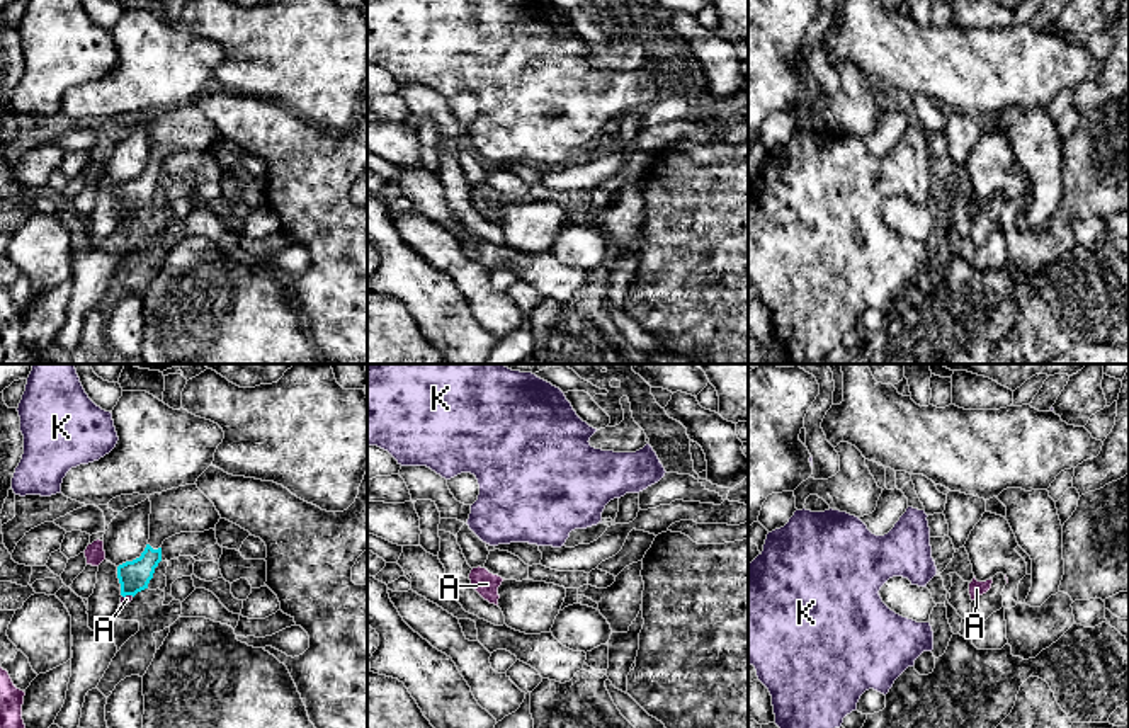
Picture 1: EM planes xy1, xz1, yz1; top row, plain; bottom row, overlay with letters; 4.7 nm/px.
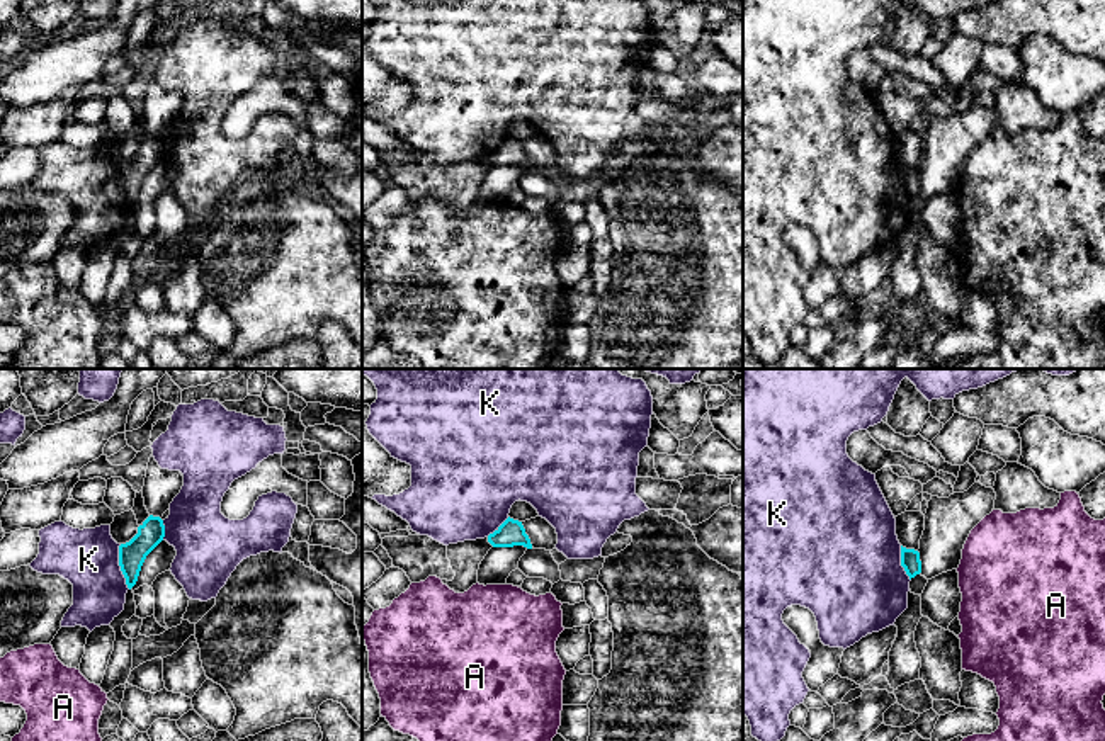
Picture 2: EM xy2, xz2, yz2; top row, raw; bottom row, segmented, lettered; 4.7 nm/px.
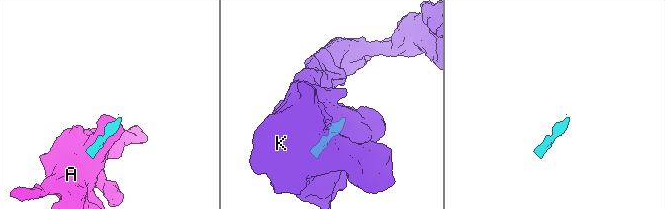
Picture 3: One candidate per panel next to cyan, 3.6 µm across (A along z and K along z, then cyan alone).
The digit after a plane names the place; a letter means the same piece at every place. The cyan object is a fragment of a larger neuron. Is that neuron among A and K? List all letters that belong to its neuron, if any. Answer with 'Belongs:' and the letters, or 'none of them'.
Belongs: none of them

